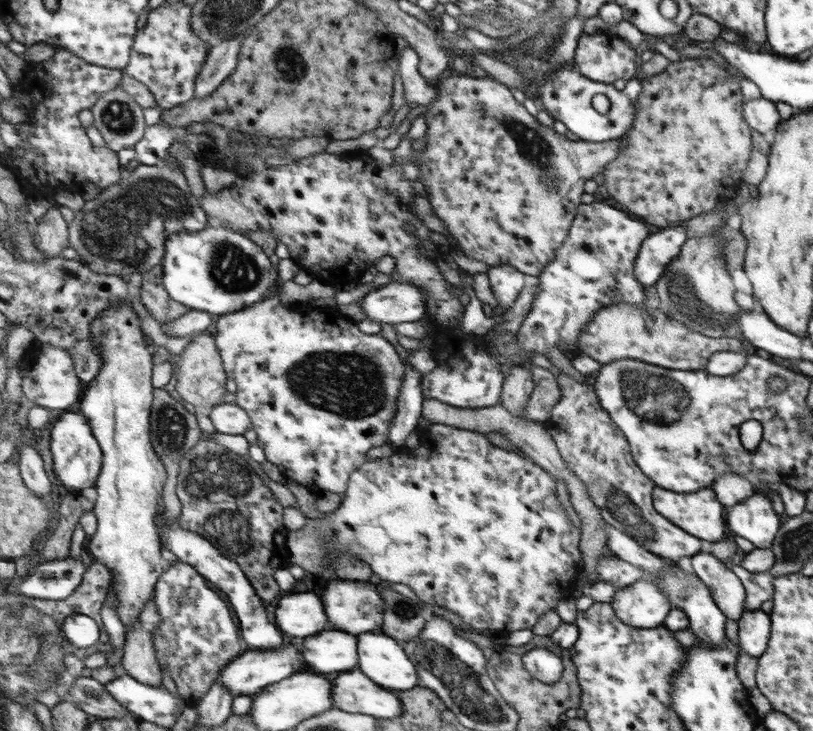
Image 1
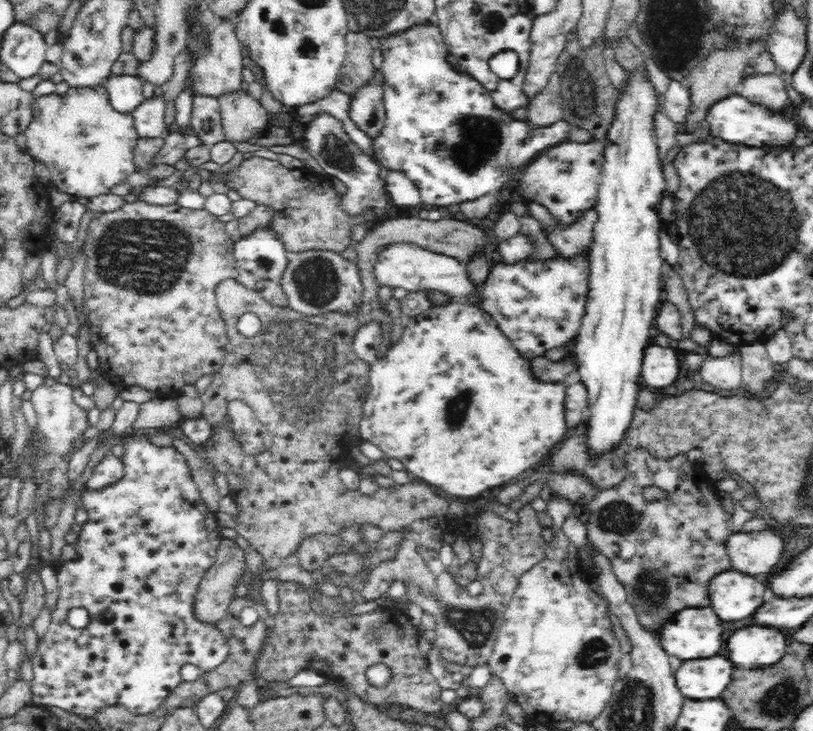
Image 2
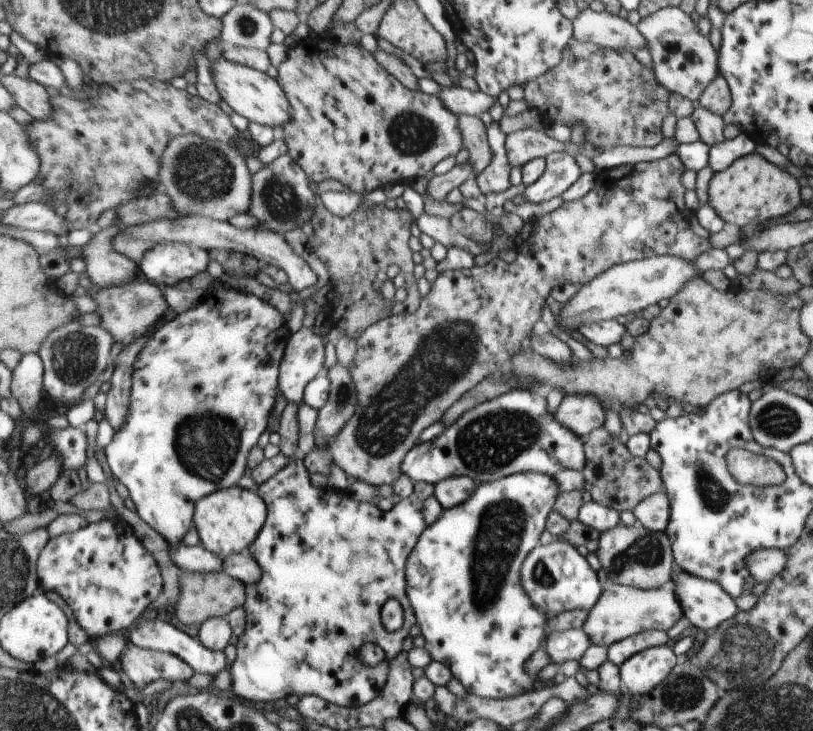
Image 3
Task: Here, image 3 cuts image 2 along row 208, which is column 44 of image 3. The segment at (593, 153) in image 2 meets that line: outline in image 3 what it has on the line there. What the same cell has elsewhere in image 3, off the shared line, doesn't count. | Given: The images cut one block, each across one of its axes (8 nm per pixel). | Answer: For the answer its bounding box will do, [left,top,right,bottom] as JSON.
[38,519,164,641]

